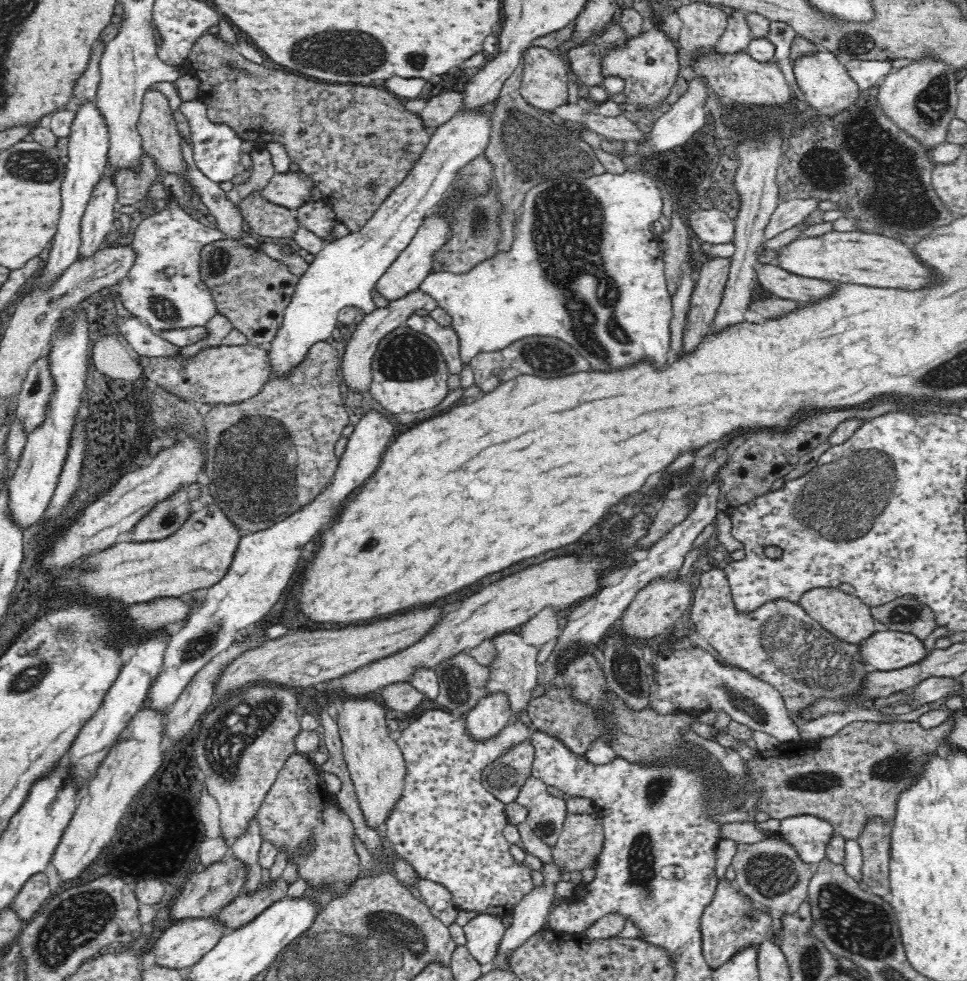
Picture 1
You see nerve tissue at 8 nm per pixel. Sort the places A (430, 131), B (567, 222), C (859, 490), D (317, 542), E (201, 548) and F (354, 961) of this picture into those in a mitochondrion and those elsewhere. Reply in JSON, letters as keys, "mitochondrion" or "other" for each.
{"A":"other","B":"mitochondrion","C":"mitochondrion","D":"other","E":"other","F":"mitochondrion"}

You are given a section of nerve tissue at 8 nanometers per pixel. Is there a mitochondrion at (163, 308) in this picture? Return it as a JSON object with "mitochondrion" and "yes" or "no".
{"mitochondrion":"yes"}

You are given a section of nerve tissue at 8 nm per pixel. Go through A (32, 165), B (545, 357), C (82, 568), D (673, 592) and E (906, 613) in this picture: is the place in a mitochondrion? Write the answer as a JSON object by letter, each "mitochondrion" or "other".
{"A":"mitochondrion","B":"mitochondrion","C":"other","D":"other","E":"mitochondrion"}

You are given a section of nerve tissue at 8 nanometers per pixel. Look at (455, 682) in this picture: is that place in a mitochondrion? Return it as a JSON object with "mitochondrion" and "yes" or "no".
{"mitochondrion":"yes"}

